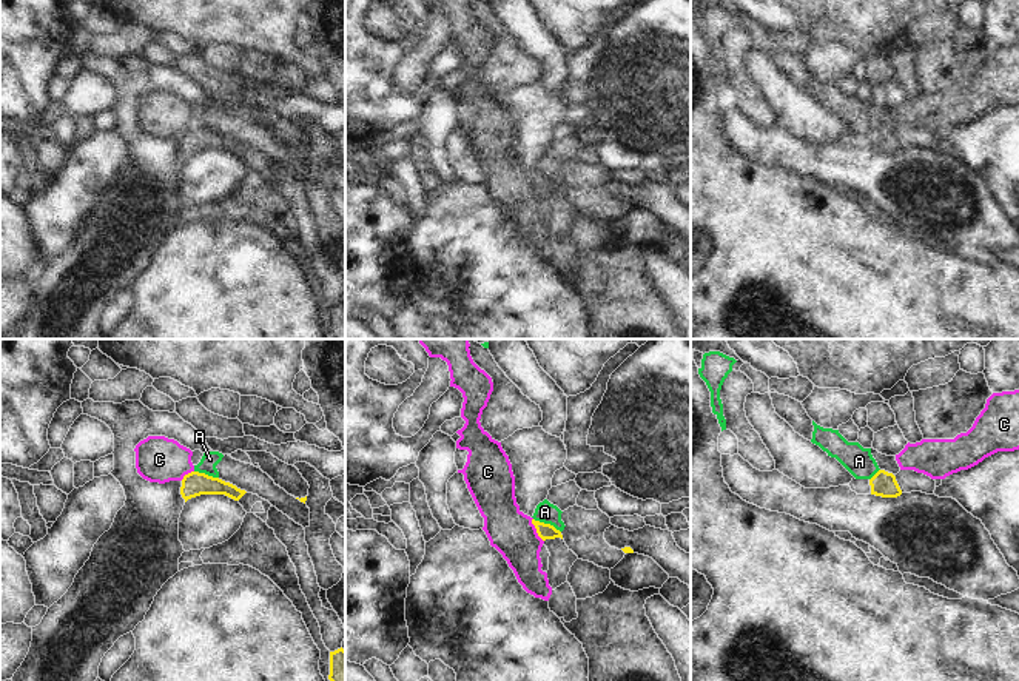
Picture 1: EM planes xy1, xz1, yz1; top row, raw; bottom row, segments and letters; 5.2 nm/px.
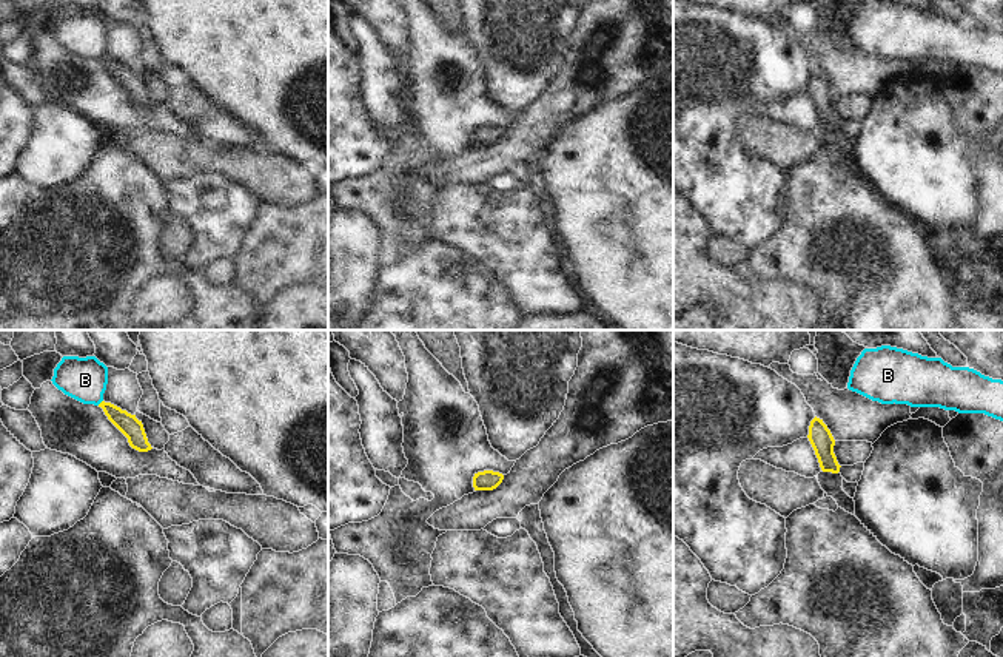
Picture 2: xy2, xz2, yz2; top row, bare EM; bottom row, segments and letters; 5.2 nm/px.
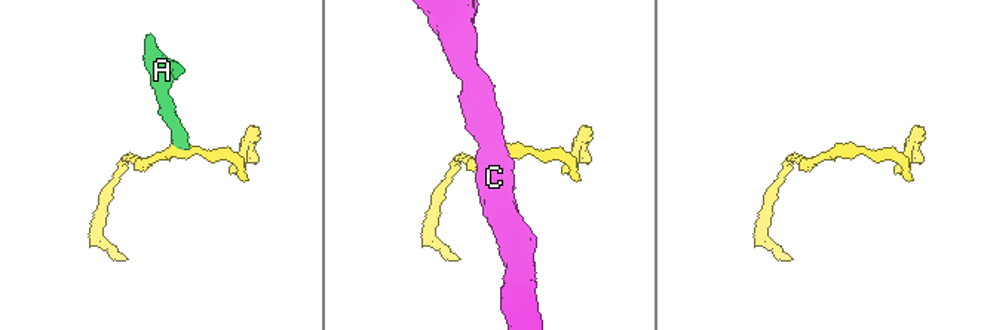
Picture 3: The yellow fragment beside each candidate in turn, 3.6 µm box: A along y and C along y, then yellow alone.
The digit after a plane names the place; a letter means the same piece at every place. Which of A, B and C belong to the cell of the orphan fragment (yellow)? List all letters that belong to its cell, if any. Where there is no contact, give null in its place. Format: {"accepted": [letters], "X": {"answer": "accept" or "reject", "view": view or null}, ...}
{"accepted": [], "A": {"answer": "reject", "view": "xz1"}, "B": {"answer": "reject", "view": "xy2"}, "C": {"answer": "reject", "view": "xz1"}}

